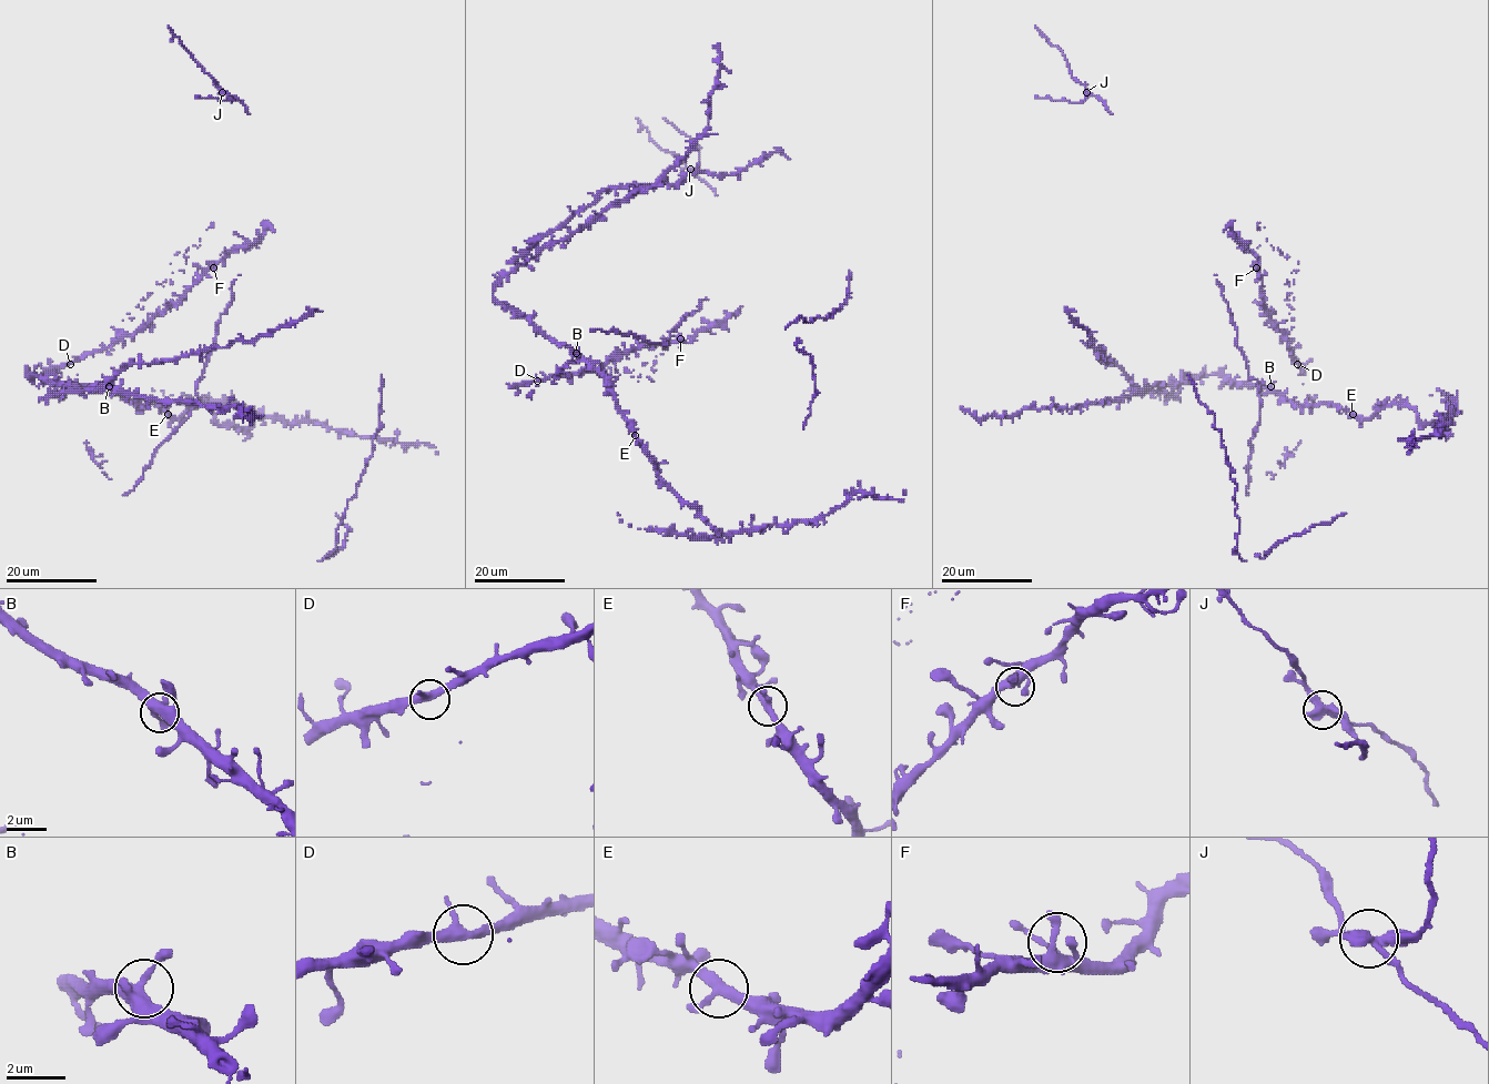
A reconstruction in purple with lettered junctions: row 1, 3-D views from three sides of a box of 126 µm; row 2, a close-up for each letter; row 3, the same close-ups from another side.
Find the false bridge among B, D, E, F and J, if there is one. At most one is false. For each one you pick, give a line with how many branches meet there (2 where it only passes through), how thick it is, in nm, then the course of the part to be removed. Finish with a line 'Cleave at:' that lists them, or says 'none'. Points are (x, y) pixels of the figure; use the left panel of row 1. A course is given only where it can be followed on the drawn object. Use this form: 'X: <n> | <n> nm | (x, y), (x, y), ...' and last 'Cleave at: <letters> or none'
J: 3 | 320 nm | (222, 92), (232, 103), (194, 97)
Cleave at: J

